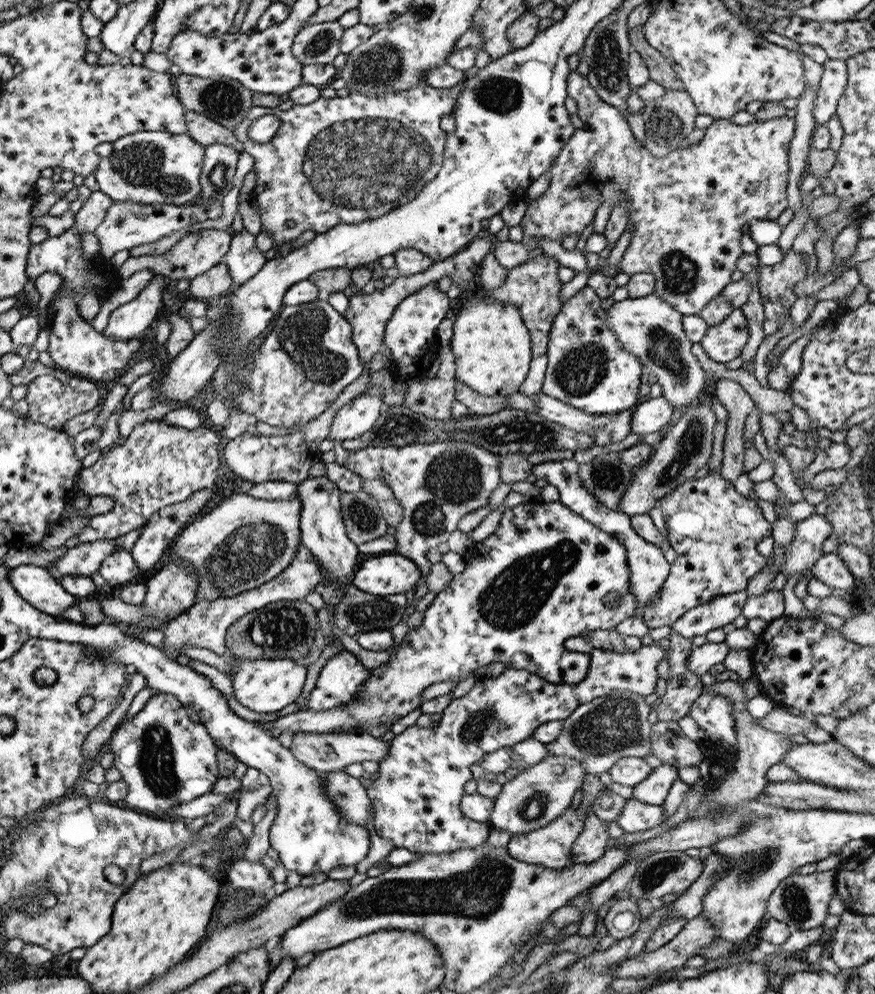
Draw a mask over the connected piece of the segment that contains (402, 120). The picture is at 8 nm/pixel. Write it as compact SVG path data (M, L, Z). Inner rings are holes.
M463 82L447 90L423 85L383 93L378 97L349 91L343 97L319 96L309 104L293 105L289 110L252 106L232 131L241 142L243 152L253 159L255 185L250 191L250 198L257 206L261 228L274 240L273 251L279 244L297 238L305 230L321 234L338 224L356 224L379 218L413 200L440 169L445 131L439 129L438 122L442 116L453 112L461 87ZM265 114L276 116L280 125L269 142L257 144L247 137L247 128L253 120Z

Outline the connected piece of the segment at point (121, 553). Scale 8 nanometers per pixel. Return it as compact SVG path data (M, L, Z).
M121 549L109 554L97 570L97 574L106 580L107 584L121 584L135 580L139 570L127 550Z

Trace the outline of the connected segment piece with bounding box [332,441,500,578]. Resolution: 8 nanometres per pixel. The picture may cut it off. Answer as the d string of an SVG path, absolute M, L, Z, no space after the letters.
M441 441L429 444L408 444L399 448L386 446L377 448L368 446L359 450L348 451L339 445L332 448L334 462L341 467L351 470L361 480L383 479L387 488L391 489L393 497L402 509L402 518L395 527L395 553L413 561L420 571L421 578L425 578L431 565L426 558L430 548L436 548L445 543L451 532L457 530L459 520L465 514L485 507L491 492L500 483L498 464L499 454L493 454L484 448L479 448L470 442Z

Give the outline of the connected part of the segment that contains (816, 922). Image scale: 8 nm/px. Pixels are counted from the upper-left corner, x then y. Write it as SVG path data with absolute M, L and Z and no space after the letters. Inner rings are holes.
M833 871L814 872L807 875L793 872L787 875L777 883L777 886L768 896L766 911L769 912L769 918L777 920L777 922L783 922L791 931L821 927L824 918L828 915L828 902L835 889L834 879Z

